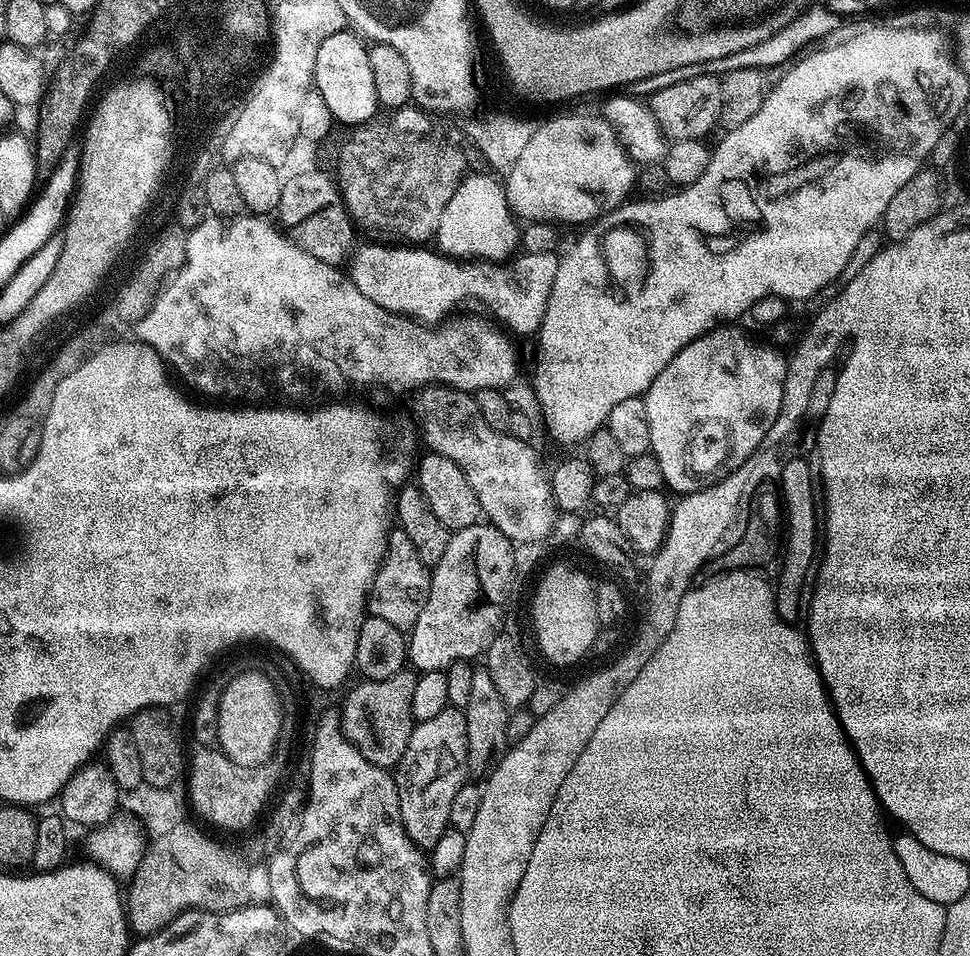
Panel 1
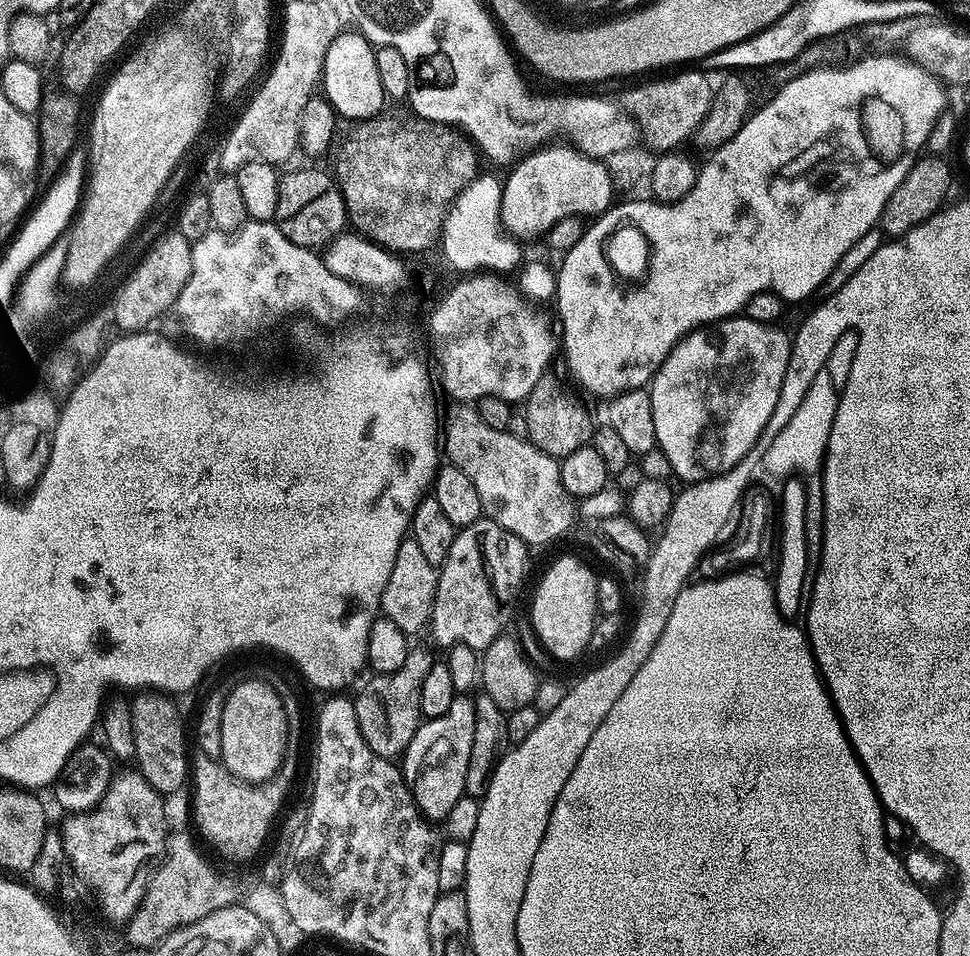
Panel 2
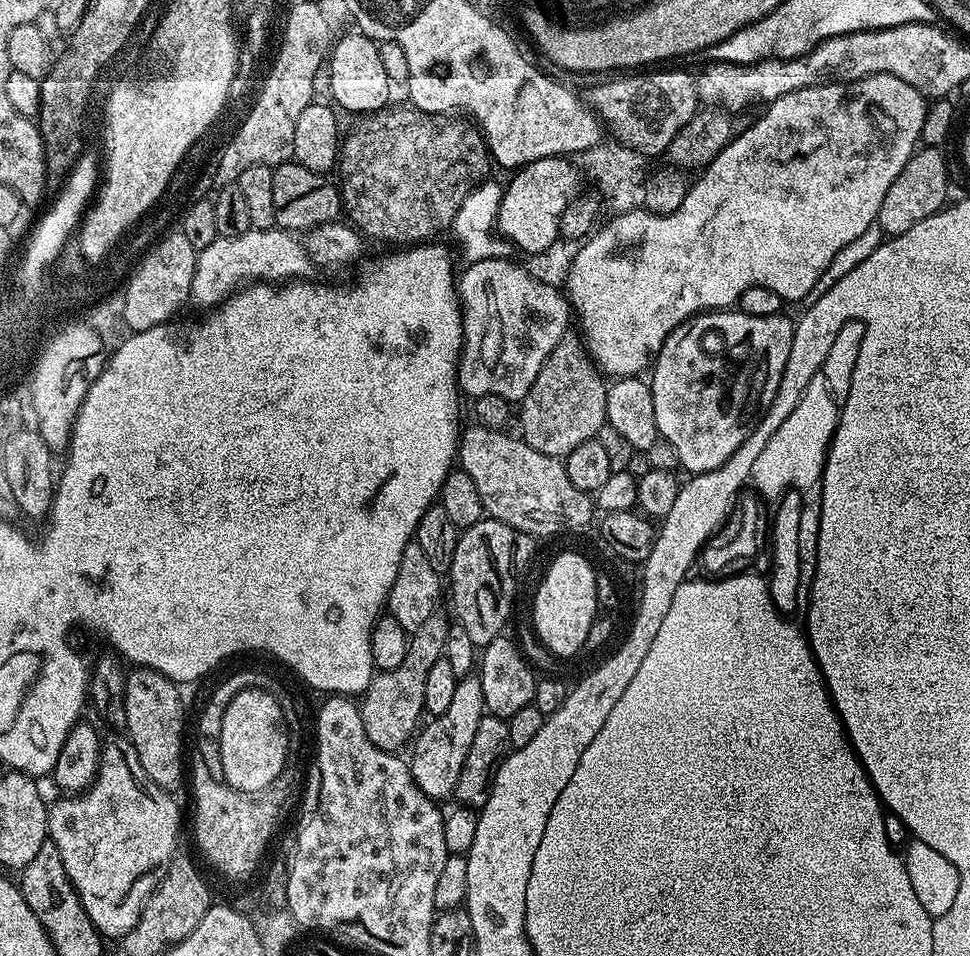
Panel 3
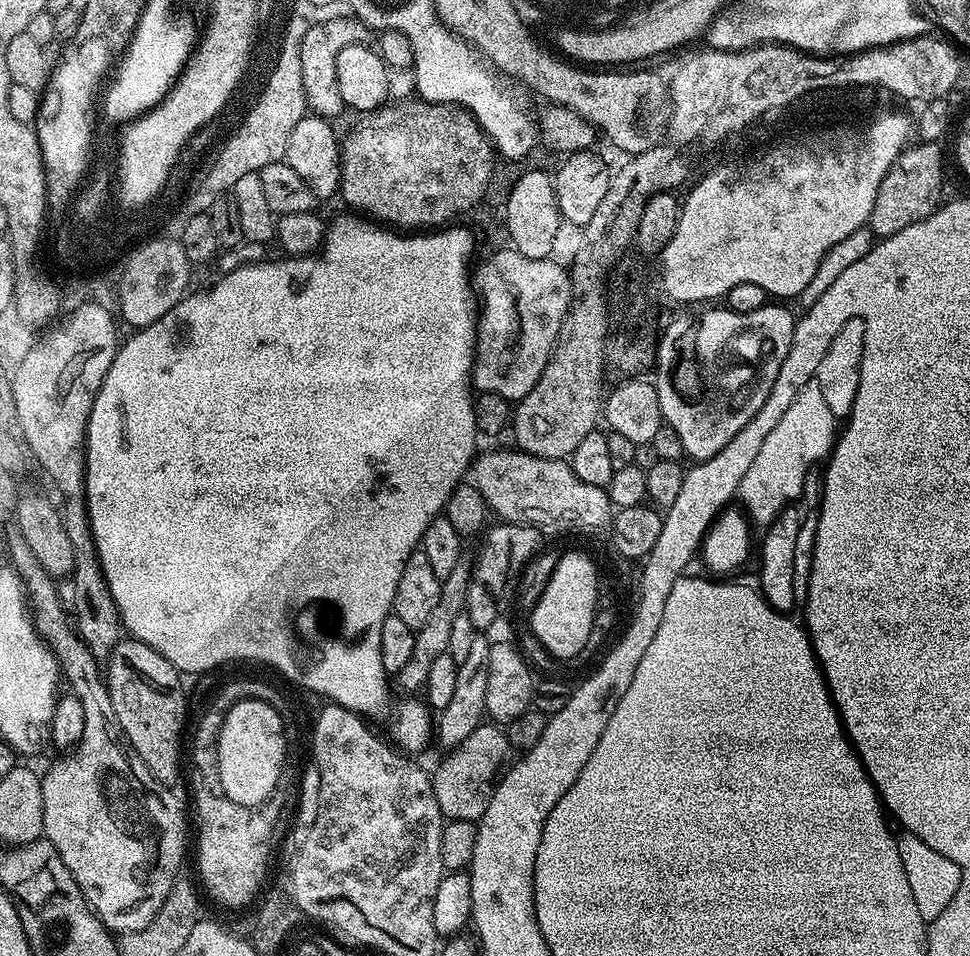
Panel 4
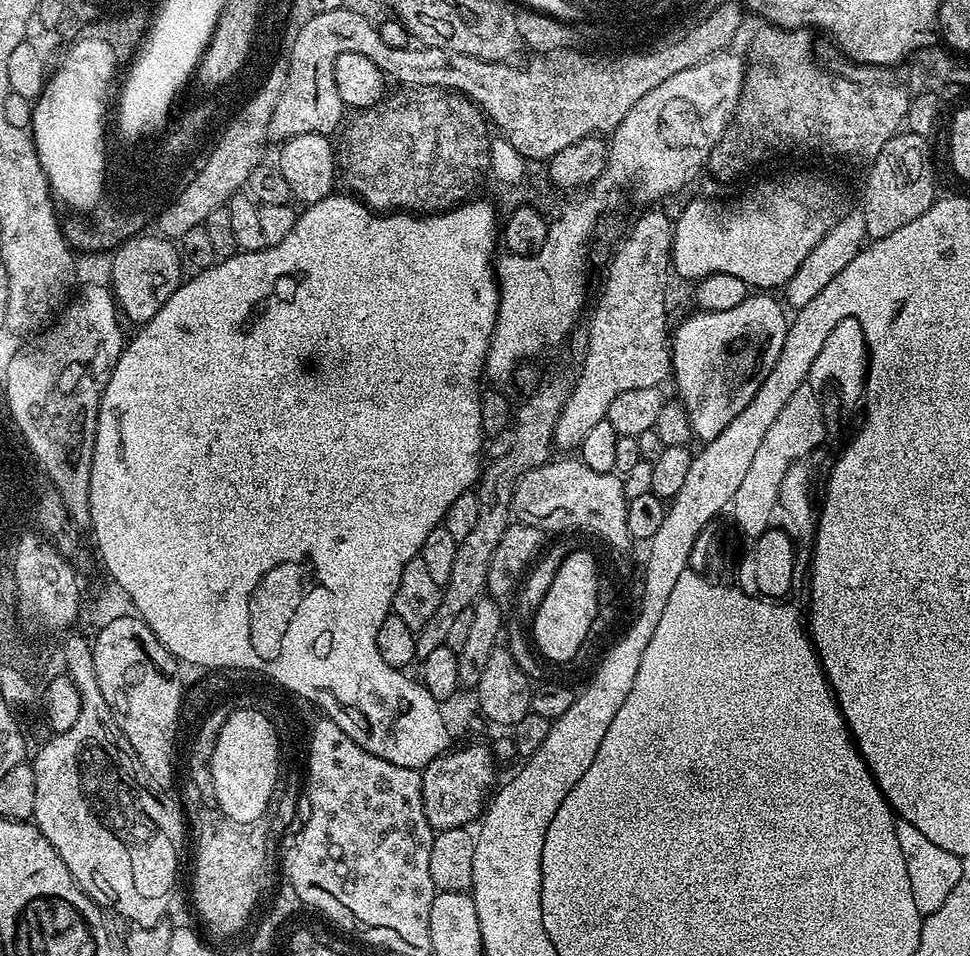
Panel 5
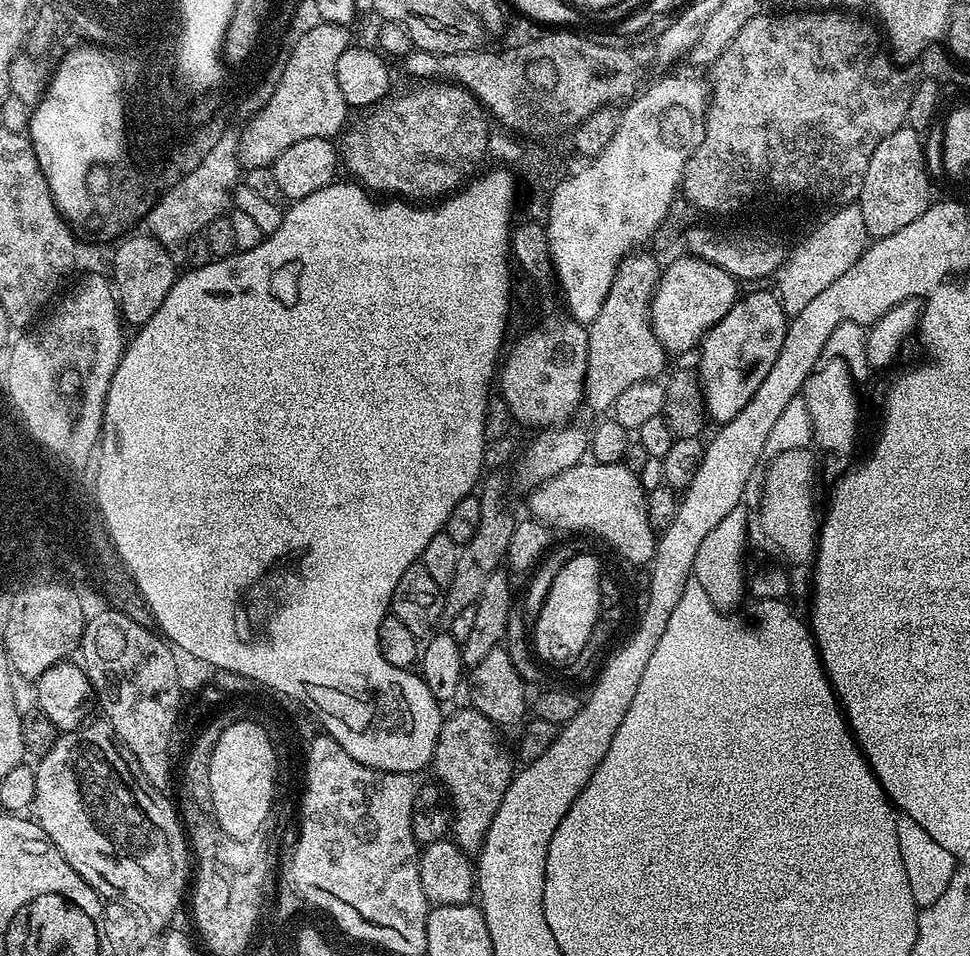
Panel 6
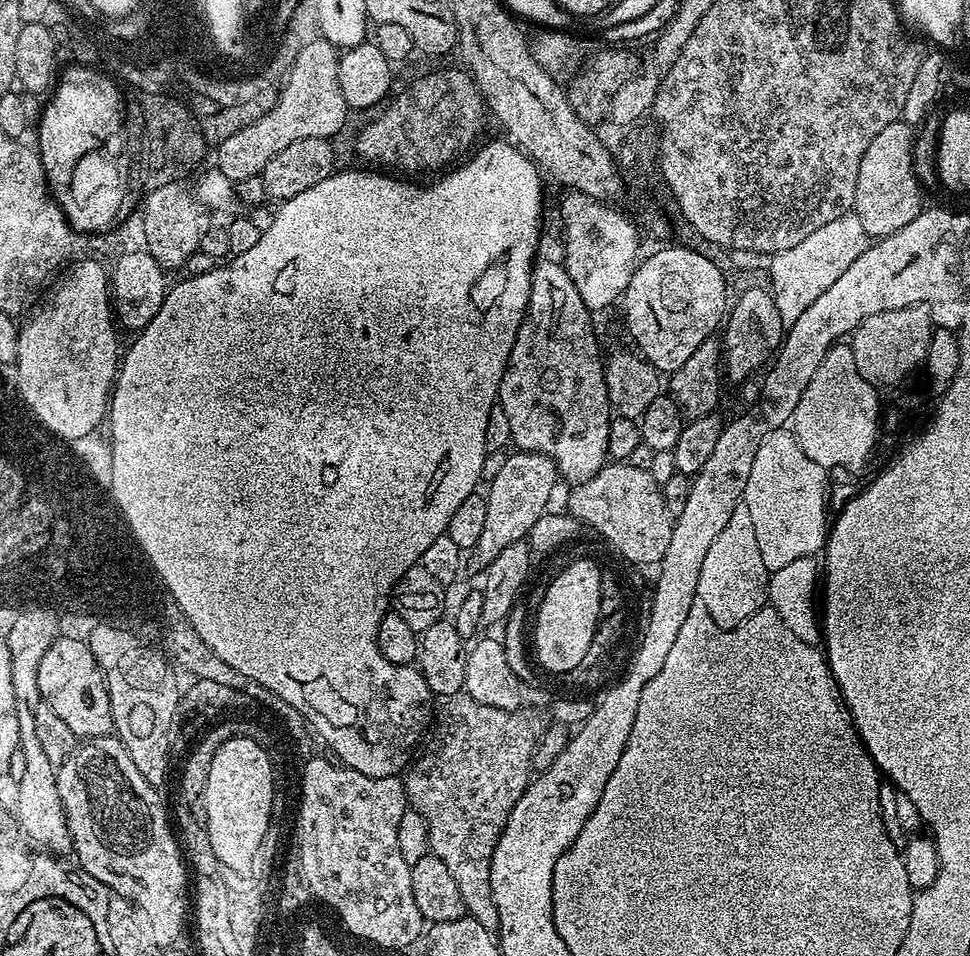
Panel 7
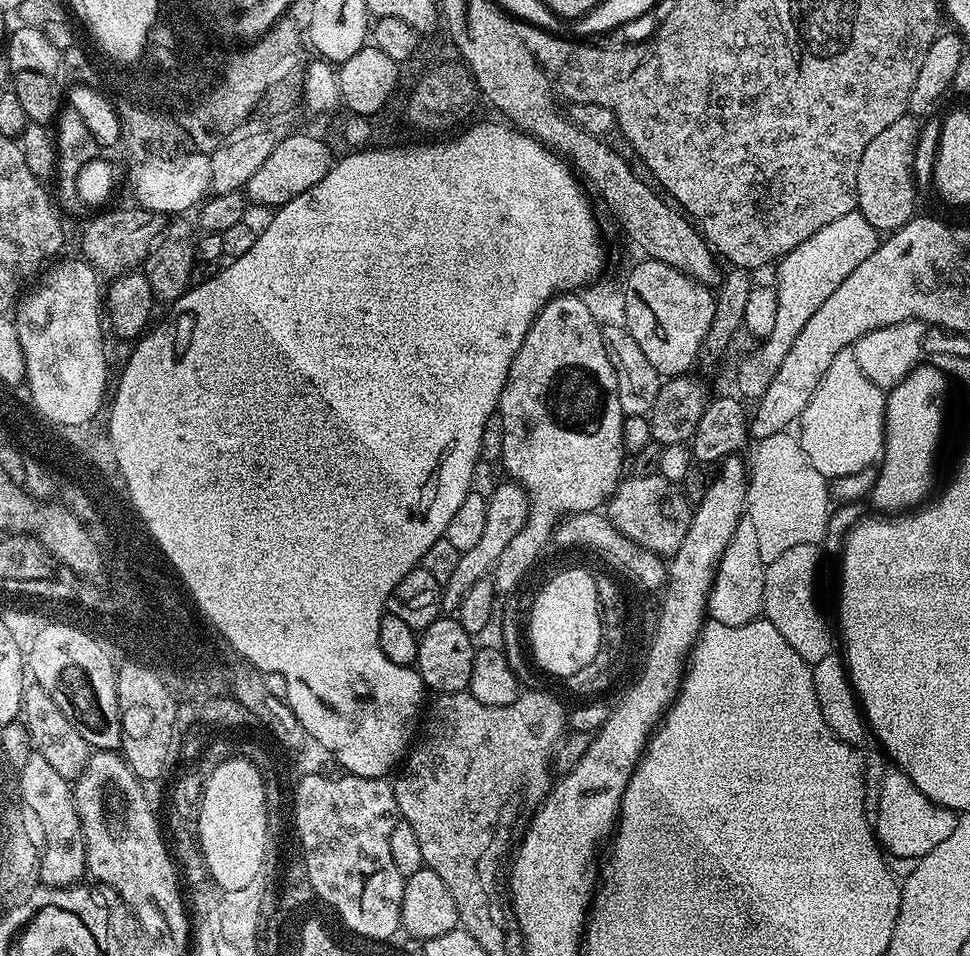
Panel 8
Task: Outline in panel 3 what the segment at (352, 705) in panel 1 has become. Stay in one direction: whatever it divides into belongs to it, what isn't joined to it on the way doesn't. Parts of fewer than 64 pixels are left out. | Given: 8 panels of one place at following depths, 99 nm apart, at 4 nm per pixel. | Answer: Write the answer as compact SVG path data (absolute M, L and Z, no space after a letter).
M440 610L430 614L430 618L422 622L418 631L409 635L406 658L402 658L402 666L394 666L394 670L373 675L368 689L363 692L358 704L360 717L362 726L366 726L366 734L370 742L374 742L374 746L387 752L396 752L408 739L408 743L413 739L421 723L420 716L425 715L426 677L434 667L434 662L444 659L444 647L450 627L449 617L445 616Z

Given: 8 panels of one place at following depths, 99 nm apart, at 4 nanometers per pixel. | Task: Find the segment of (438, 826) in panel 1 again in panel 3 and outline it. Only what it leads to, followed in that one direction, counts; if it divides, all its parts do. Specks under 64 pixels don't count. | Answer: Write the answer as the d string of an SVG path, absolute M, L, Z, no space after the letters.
M479 675L461 676L454 686L454 698L450 706L441 716L429 719L427 721L429 724L425 723L419 729L414 740L416 749L412 752L410 767L414 782L432 800L444 802L447 796L451 797L455 793L458 774L462 772L466 754L470 754L470 742L474 742L478 722L482 722L485 714Z

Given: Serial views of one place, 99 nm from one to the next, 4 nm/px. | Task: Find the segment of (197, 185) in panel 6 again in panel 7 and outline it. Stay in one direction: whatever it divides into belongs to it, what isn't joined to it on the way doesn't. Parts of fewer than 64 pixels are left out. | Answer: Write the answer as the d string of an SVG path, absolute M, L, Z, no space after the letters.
M177 182L162 186L147 193L142 200L144 210L144 243L143 247L165 270L183 269L190 254L200 251L200 239L206 230L213 227L213 213L202 202L198 202L191 187L183 188Z

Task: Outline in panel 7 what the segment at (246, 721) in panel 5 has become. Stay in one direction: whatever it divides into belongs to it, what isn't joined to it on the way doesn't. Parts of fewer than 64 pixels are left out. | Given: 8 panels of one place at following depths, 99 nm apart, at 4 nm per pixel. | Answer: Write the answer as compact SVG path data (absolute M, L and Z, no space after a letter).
M248 740L222 742L218 755L210 762L210 774L204 791L206 826L210 830L210 846L229 872L241 873L253 859L264 820L268 820L268 803L272 800L272 780L264 751Z

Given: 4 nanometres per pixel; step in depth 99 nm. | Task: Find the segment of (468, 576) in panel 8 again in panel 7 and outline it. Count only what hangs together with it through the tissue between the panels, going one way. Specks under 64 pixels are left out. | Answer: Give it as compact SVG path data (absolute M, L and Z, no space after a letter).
M519 450L508 454L506 464L492 483L487 485L484 501L486 502L486 527L483 528L478 542L470 549L466 564L477 574L483 573L514 542L524 540L528 531L549 511L552 495L556 492L558 473L556 464L549 456L537 452L522 452Z

